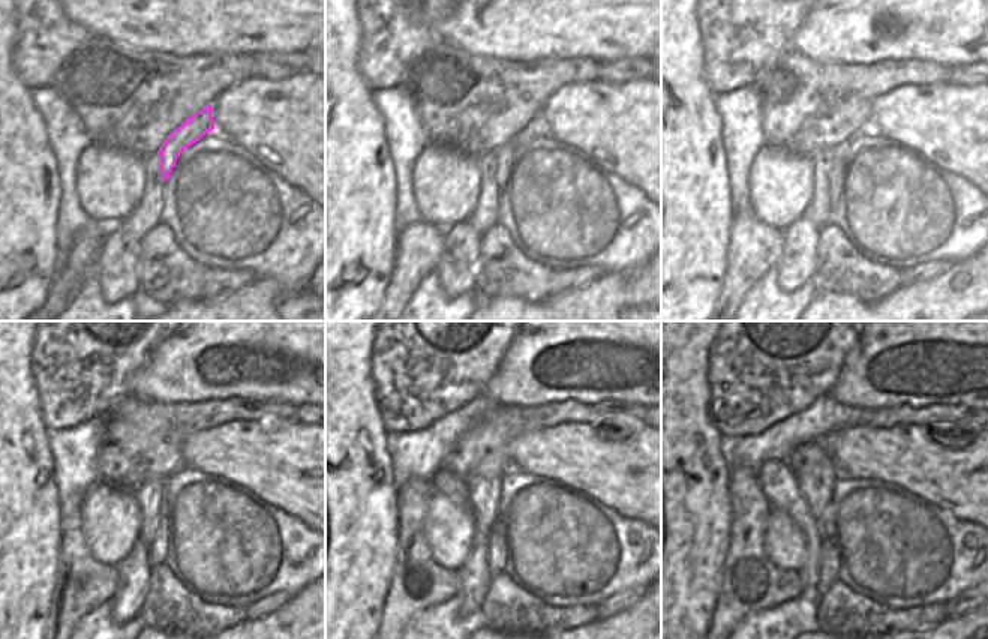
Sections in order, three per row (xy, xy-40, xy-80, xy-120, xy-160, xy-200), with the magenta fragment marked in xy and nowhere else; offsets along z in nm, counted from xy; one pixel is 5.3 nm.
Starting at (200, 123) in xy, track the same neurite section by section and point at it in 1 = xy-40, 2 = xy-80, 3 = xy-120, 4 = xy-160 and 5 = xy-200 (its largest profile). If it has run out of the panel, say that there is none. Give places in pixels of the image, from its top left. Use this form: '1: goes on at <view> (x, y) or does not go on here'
1: goes on at xy-40 (504, 153)
2: goes on at xy-80 (840, 150)
3: goes on at xy-120 (158, 549)
4: goes on at xy-160 (496, 546)
5: goes on at xy-200 (828, 572)

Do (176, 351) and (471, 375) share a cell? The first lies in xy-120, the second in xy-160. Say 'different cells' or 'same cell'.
different cells

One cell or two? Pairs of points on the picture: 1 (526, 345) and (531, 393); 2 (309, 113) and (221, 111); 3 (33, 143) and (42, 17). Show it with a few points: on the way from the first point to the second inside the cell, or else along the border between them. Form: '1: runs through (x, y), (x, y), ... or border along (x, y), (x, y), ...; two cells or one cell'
1: runs through (528, 357), (531, 381); one cell
2: runs through (287, 113), (243, 113); one cell
3: border along (15, 72), (30, 90); two cells

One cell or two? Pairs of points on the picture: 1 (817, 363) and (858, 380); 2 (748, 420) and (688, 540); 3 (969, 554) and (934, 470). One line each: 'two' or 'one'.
1: two
2: two
3: two

